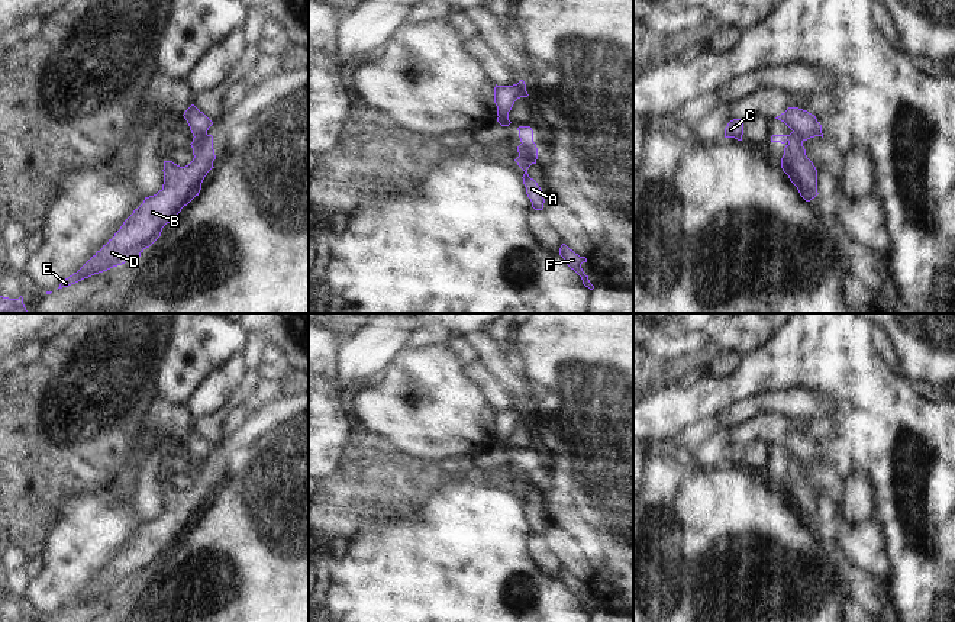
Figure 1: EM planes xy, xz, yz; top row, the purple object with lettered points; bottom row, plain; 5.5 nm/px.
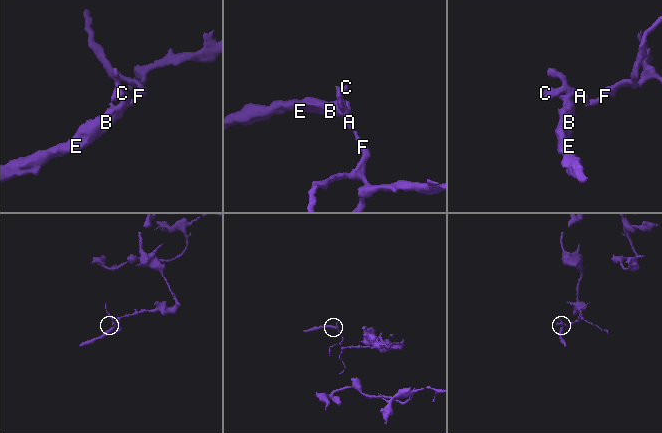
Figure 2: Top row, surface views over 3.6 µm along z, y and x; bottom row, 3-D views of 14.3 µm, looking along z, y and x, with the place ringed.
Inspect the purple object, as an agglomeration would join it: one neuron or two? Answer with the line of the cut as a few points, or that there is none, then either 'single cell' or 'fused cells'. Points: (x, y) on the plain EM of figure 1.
cut in xz along (519, 479), (523, 479), (534, 487); fused cells

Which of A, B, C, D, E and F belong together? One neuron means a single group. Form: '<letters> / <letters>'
A C F / B D E

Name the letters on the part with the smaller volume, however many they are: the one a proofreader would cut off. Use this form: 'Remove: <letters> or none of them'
Remove: B, D, E

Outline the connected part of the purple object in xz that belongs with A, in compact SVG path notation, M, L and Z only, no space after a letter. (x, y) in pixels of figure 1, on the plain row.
M519 480L516 484L517 490L525 496L523 499L523 509L526 512L526 519L532 526L532 532L535 535L542 535L545 523L542 521L542 515L538 507L529 502L527 493L533 489L526 480Z

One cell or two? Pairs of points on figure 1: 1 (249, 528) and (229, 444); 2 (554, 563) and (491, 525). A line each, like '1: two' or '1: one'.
1: two
2: two

